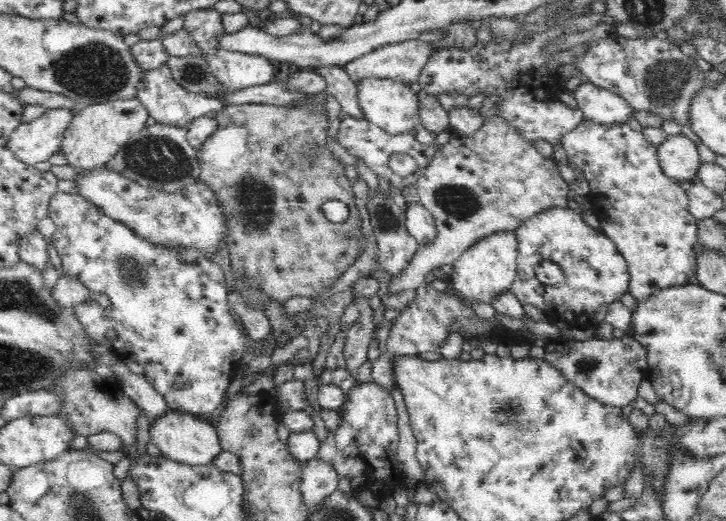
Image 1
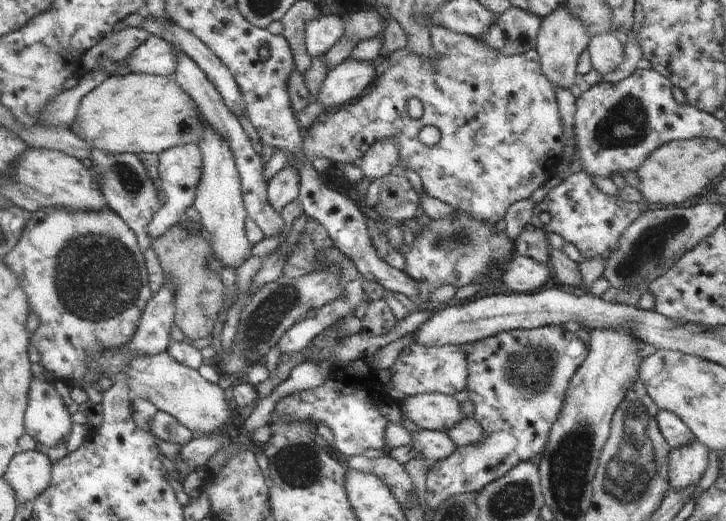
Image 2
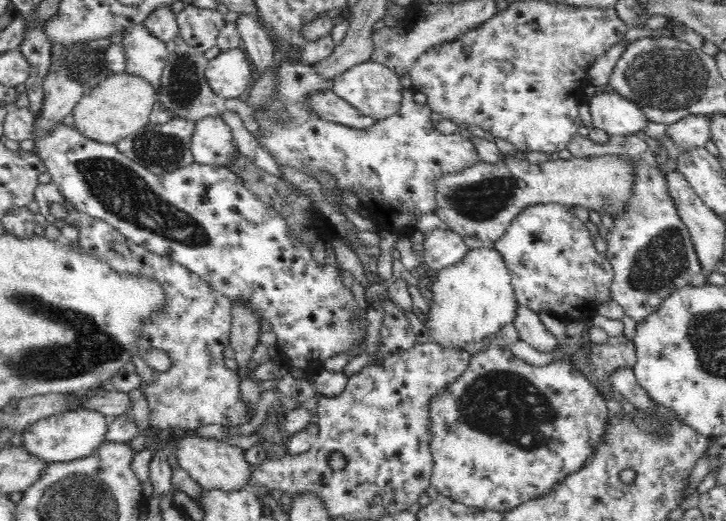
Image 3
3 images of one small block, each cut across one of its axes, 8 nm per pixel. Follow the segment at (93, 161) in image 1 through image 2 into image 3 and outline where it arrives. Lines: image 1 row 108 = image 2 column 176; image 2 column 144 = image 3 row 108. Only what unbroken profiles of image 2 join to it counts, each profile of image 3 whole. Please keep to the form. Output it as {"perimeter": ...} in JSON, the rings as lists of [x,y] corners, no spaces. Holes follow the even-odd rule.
{"perimeter":[[[130,72],[108,74],[94,88],[86,90],[82,100],[74,108],[72,114],[76,130],[88,138],[96,138],[98,142],[118,144],[120,138],[138,134],[140,130],[144,130],[144,126],[150,124],[148,116],[152,112],[156,98],[158,98],[158,88],[148,78]]]}

